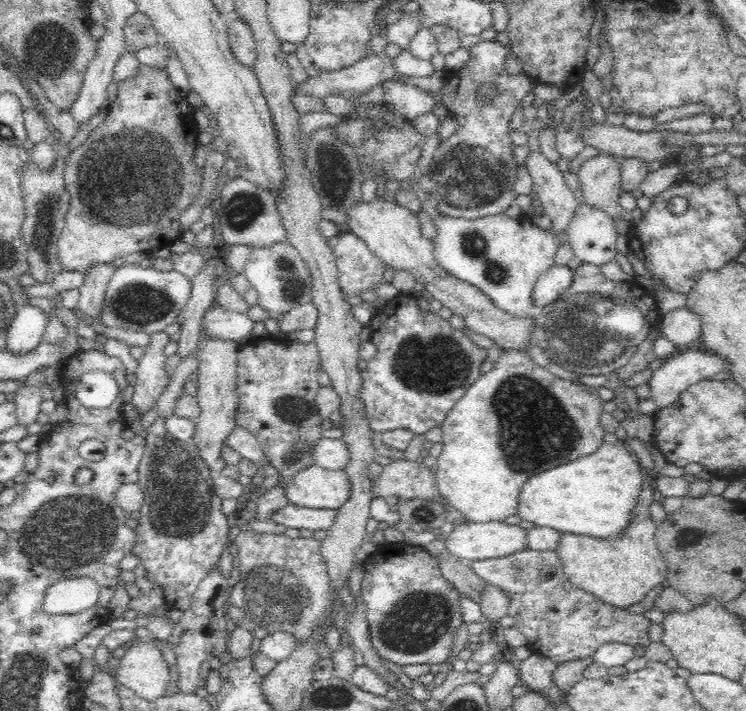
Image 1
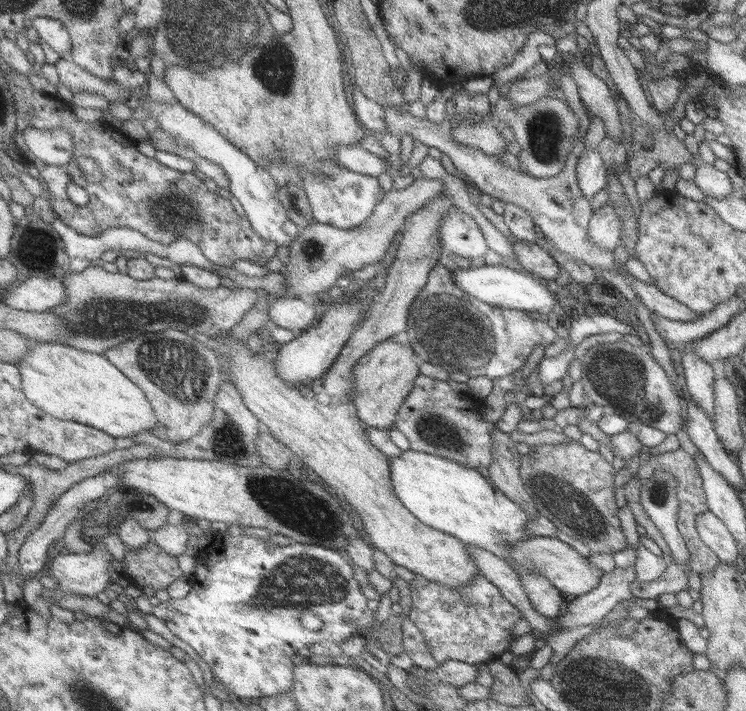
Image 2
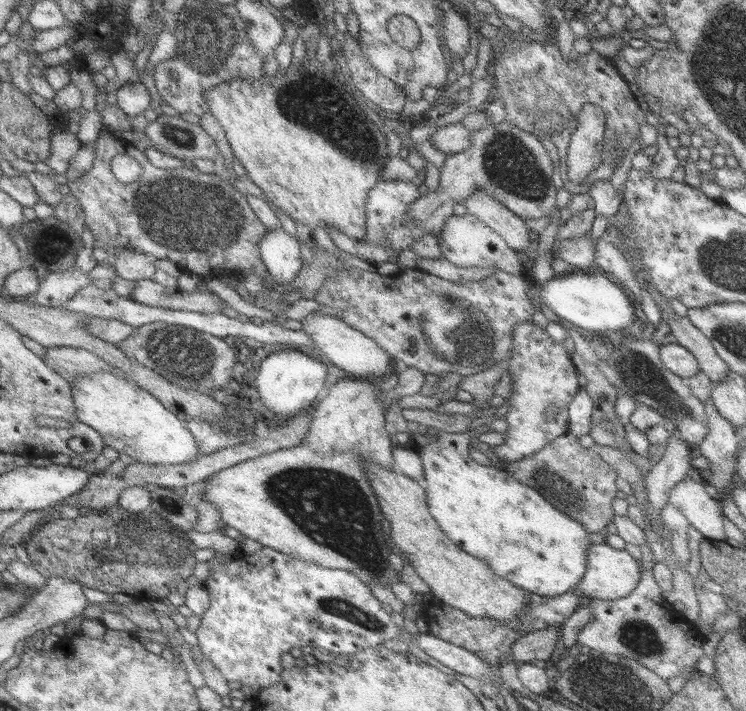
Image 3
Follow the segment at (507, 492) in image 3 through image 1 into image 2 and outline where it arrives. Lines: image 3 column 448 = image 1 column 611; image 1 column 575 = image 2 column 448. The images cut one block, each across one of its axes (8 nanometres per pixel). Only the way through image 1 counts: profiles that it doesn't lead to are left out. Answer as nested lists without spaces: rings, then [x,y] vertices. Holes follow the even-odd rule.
[[[410,448],[390,462],[391,480],[399,500],[415,519],[431,529],[451,535],[464,545],[485,550],[505,562],[508,548],[517,540],[527,540],[522,530],[530,520],[527,514],[515,502],[505,498],[475,468]]]

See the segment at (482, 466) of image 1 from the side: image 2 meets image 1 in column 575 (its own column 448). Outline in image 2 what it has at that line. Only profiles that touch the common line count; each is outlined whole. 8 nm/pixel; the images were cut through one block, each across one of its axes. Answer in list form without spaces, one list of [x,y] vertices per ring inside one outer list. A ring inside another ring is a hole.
[[[419,375],[414,380],[411,393],[399,409],[395,428],[398,429],[410,444],[414,451],[425,451],[427,454],[439,455],[441,458],[450,459],[461,466],[470,468],[487,468],[491,464],[491,430],[494,424],[483,420],[482,404],[471,393],[454,392],[447,381],[432,379]]]

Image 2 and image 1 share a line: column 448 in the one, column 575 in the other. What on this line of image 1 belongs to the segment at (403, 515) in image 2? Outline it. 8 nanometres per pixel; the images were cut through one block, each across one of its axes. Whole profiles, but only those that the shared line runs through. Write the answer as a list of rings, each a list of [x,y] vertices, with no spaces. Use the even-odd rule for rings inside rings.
[[[529,150],[524,166],[528,169],[533,191],[538,195],[545,215],[553,222],[551,231],[566,240],[564,232],[568,230],[578,204],[565,182],[565,175],[540,150]],[[647,472],[643,490],[633,508],[633,519],[622,536],[616,539],[588,538],[586,535],[564,534],[561,536],[557,556],[568,581],[579,590],[587,591],[599,602],[627,610],[641,603],[649,592],[668,581],[664,558],[656,545],[656,523],[648,513],[648,506],[660,499],[655,490],[655,475]]]

